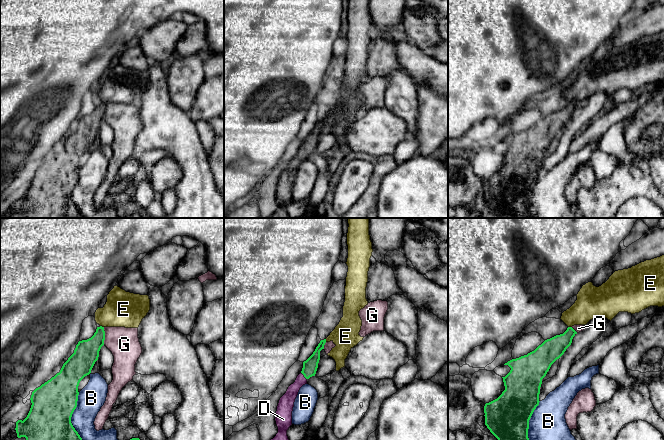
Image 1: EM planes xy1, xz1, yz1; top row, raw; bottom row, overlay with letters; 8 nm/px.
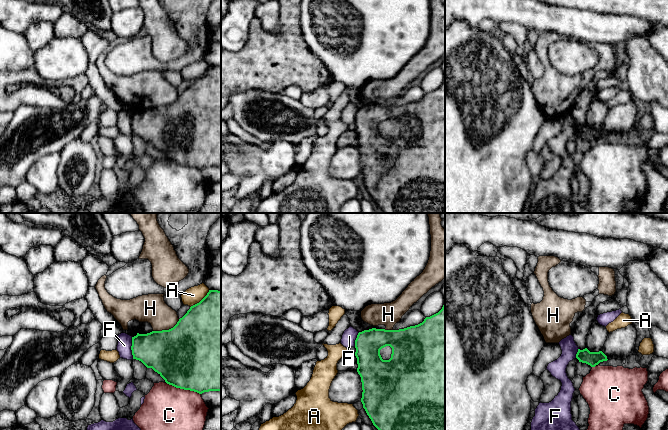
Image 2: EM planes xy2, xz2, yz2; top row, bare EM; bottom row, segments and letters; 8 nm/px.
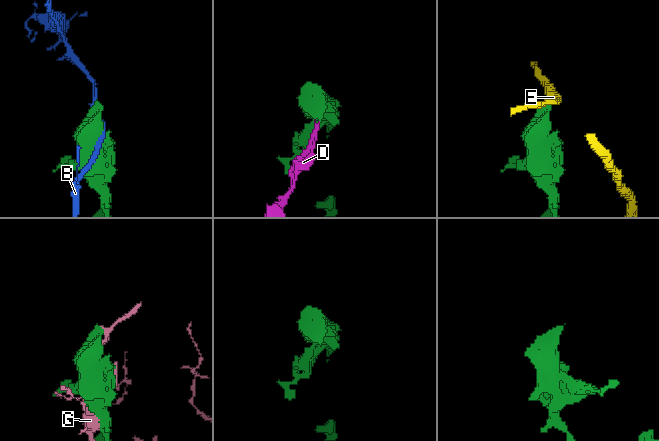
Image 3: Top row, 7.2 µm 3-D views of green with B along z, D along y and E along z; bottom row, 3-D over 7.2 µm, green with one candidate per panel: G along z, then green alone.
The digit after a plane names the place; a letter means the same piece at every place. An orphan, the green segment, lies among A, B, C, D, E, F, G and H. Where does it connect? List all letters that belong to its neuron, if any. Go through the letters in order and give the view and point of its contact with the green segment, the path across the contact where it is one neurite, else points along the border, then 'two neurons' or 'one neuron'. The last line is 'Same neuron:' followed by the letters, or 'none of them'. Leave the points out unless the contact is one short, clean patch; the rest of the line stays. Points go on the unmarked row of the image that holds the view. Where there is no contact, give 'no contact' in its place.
A: meets green in xy2 at (201, 76); two neurons
B: meets green in xy1 at (71, 192); two neurons
C: meets green in xy2 at (183, 164); two neurons
D: meets green in xz1 at (304, 152); runs through xz1 (310, 142), (304, 152), (287, 176); one neuron
E: meets green in xy1 at (101, 102); border along xy1 (100, 101), (103, 103); two neurons
F: meets green in xy2 at (131, 124); border along xy2 (131, 113), (131, 130), (133, 134); two neurons
G: meets green in xy1 at (104, 112); two neurons
H: meets green in xy2 at (166, 106); two neurons
Same neuron: D

